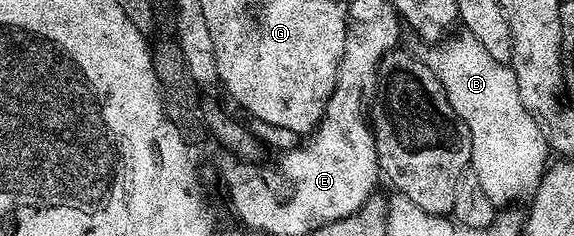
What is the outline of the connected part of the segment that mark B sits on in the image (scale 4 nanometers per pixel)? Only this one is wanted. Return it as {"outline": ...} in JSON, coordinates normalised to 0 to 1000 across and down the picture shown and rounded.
{"outline":[[[798,136],[798,153],[784,148],[749,199],[754,208],[744,233],[747,292],[765,331],[803,513],[817,538],[821,720],[834,754],[834,788],[841,788],[848,839],[855,839],[861,873],[894,873],[901,864],[899,847],[920,852],[936,801],[936,775],[949,750],[949,716],[960,678],[956,606],[946,585],[946,551],[932,534],[932,500],[918,483],[911,415],[904,415],[904,364],[897,347],[892,284],[876,263],[862,263],[862,246],[855,246],[855,229],[848,229],[848,212],[828,178],[819,136]]]}

